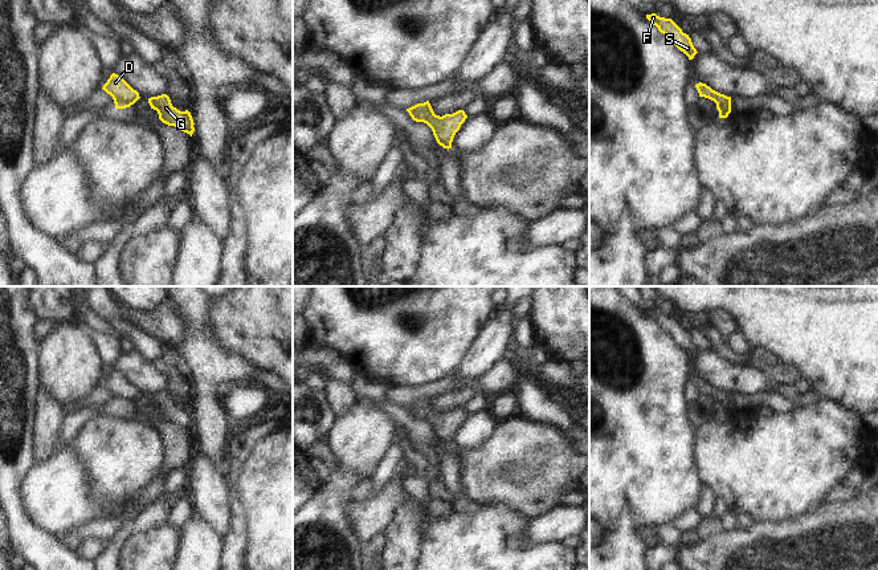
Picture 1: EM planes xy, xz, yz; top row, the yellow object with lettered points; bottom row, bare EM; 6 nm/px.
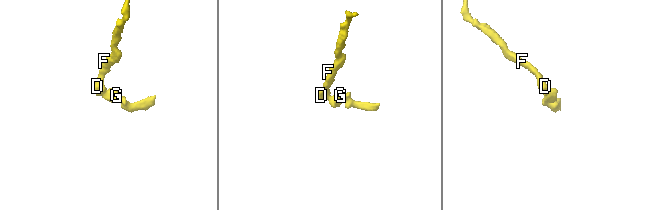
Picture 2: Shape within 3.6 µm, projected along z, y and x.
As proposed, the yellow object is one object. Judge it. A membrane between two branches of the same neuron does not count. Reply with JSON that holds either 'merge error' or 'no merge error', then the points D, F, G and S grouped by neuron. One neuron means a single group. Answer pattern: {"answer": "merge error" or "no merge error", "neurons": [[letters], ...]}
{"answer": "no merge error", "neurons": [["D", "F", "G", "S"]]}

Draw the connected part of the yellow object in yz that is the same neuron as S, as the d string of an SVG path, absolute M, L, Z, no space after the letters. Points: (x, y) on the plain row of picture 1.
M656 310L646 312L646 315L656 322L661 330L666 331L689 357L693 357L698 350L689 331L683 330L671 315L659 314Z

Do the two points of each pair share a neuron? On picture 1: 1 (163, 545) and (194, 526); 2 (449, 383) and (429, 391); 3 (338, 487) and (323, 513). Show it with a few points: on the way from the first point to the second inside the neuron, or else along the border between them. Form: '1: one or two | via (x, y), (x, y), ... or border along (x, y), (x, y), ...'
1: two | border along (180, 526), (180, 542), (175, 556)
2: one | via (444, 385), (435, 387)
3: one | via (333, 493), (327, 507)

